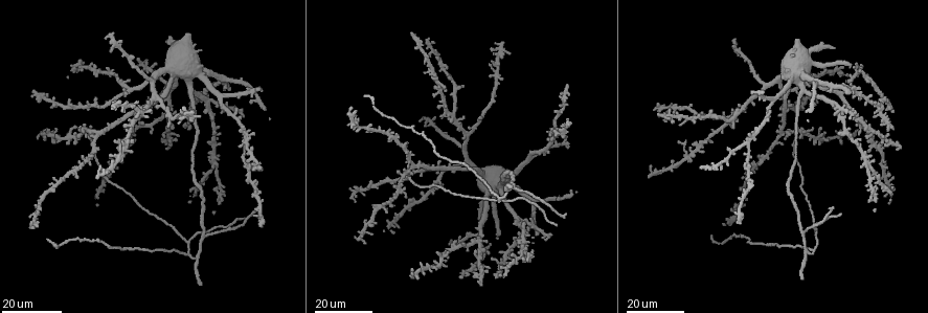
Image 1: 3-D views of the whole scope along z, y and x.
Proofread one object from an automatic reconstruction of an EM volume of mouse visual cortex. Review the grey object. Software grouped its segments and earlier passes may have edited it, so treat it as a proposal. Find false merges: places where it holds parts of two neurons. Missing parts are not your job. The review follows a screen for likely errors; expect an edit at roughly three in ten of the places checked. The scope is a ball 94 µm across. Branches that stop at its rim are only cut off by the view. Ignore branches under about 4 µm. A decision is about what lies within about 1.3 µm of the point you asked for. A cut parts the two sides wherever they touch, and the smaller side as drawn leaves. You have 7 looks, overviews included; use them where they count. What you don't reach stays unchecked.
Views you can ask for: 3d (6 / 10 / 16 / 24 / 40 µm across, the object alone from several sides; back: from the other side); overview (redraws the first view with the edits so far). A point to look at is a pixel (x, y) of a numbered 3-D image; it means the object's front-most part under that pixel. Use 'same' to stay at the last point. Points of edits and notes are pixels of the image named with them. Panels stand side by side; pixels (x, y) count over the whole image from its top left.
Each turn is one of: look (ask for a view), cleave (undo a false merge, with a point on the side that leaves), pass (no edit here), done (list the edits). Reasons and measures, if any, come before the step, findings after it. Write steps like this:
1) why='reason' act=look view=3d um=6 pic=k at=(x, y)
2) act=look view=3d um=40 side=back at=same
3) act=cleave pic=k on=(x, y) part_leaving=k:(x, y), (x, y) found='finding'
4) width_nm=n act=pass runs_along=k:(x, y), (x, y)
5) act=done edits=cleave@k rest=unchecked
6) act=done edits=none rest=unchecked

why='four arms meet' act=look view=3d um=16 pic=1 at=(203, 237)

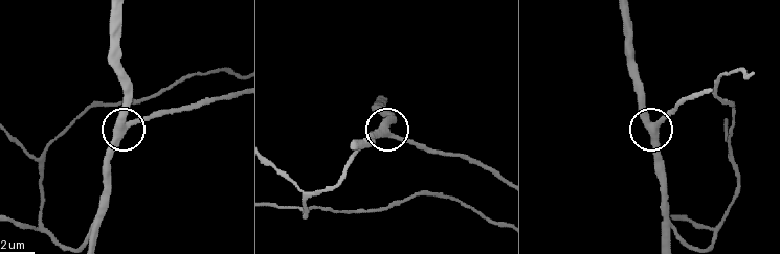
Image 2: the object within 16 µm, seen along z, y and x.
act=look view=3d um=6 pic=2 at=(394, 133)

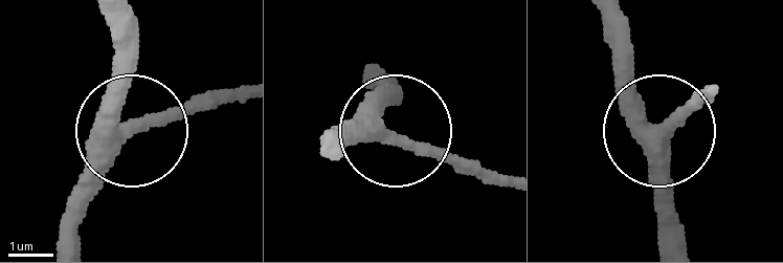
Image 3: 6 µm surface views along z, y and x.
act=look view=3d um=6 side=back pic=3 at=(667, 134)

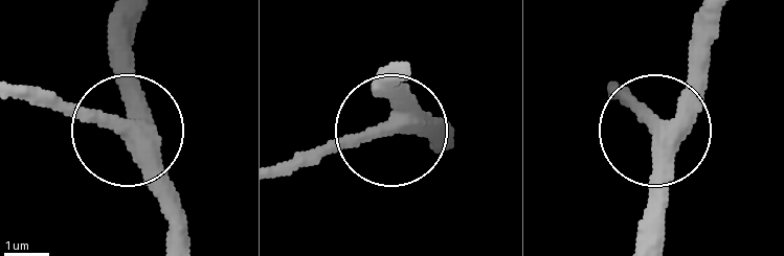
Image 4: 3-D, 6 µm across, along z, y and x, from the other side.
width_nm=310 act=pass runs_along=4:(136, 23), (136, 113), (125, 131), (27, 94) found='one neuron here'

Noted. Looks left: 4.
why='two arms in line, one across' act=look view=3d um=24 pic=1 at=(198, 256)

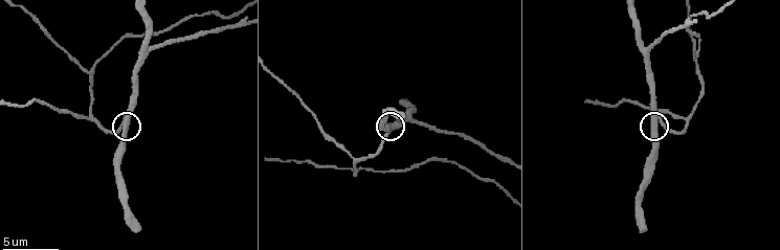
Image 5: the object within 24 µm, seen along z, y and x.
act=look view=3d um=10 pic=5 at=(385, 133)

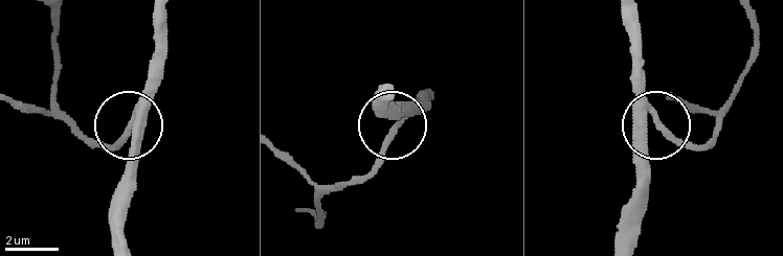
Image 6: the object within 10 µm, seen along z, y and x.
why='other side' act=look view=3d um=10 side=back pic=6 at=(397, 126)

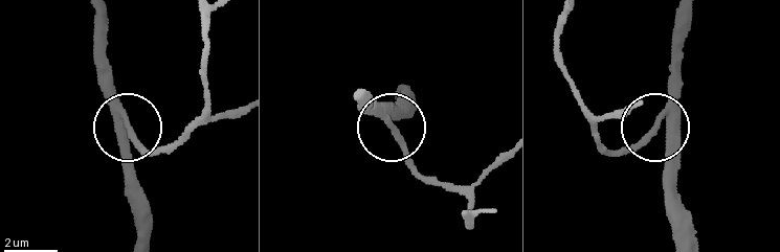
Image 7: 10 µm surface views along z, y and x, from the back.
side_arm_um=11 arms=3 act=pass found='one neuron here'

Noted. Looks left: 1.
act=done edits=none rest=unchecked

